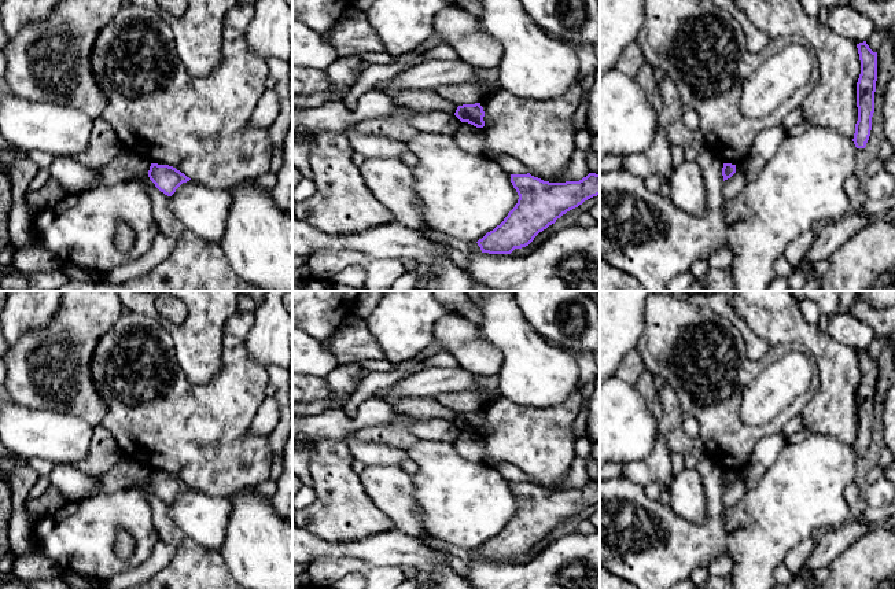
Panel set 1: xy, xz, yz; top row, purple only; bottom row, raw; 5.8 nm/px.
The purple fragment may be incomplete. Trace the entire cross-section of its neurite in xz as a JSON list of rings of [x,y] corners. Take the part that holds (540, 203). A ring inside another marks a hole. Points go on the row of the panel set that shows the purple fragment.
[[[589,173],[579,181],[549,183],[527,174],[511,174],[519,199],[504,221],[476,243],[482,253],[511,254],[567,211],[600,195],[600,174]]]

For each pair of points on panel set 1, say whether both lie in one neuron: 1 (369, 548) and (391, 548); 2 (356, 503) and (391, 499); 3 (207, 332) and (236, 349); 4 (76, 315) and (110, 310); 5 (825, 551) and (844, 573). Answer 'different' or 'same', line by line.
1: same
2: different
3: different
4: same
5: different

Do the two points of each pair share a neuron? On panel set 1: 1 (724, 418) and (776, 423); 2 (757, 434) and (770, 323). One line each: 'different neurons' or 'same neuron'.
1: same neuron
2: different neurons

